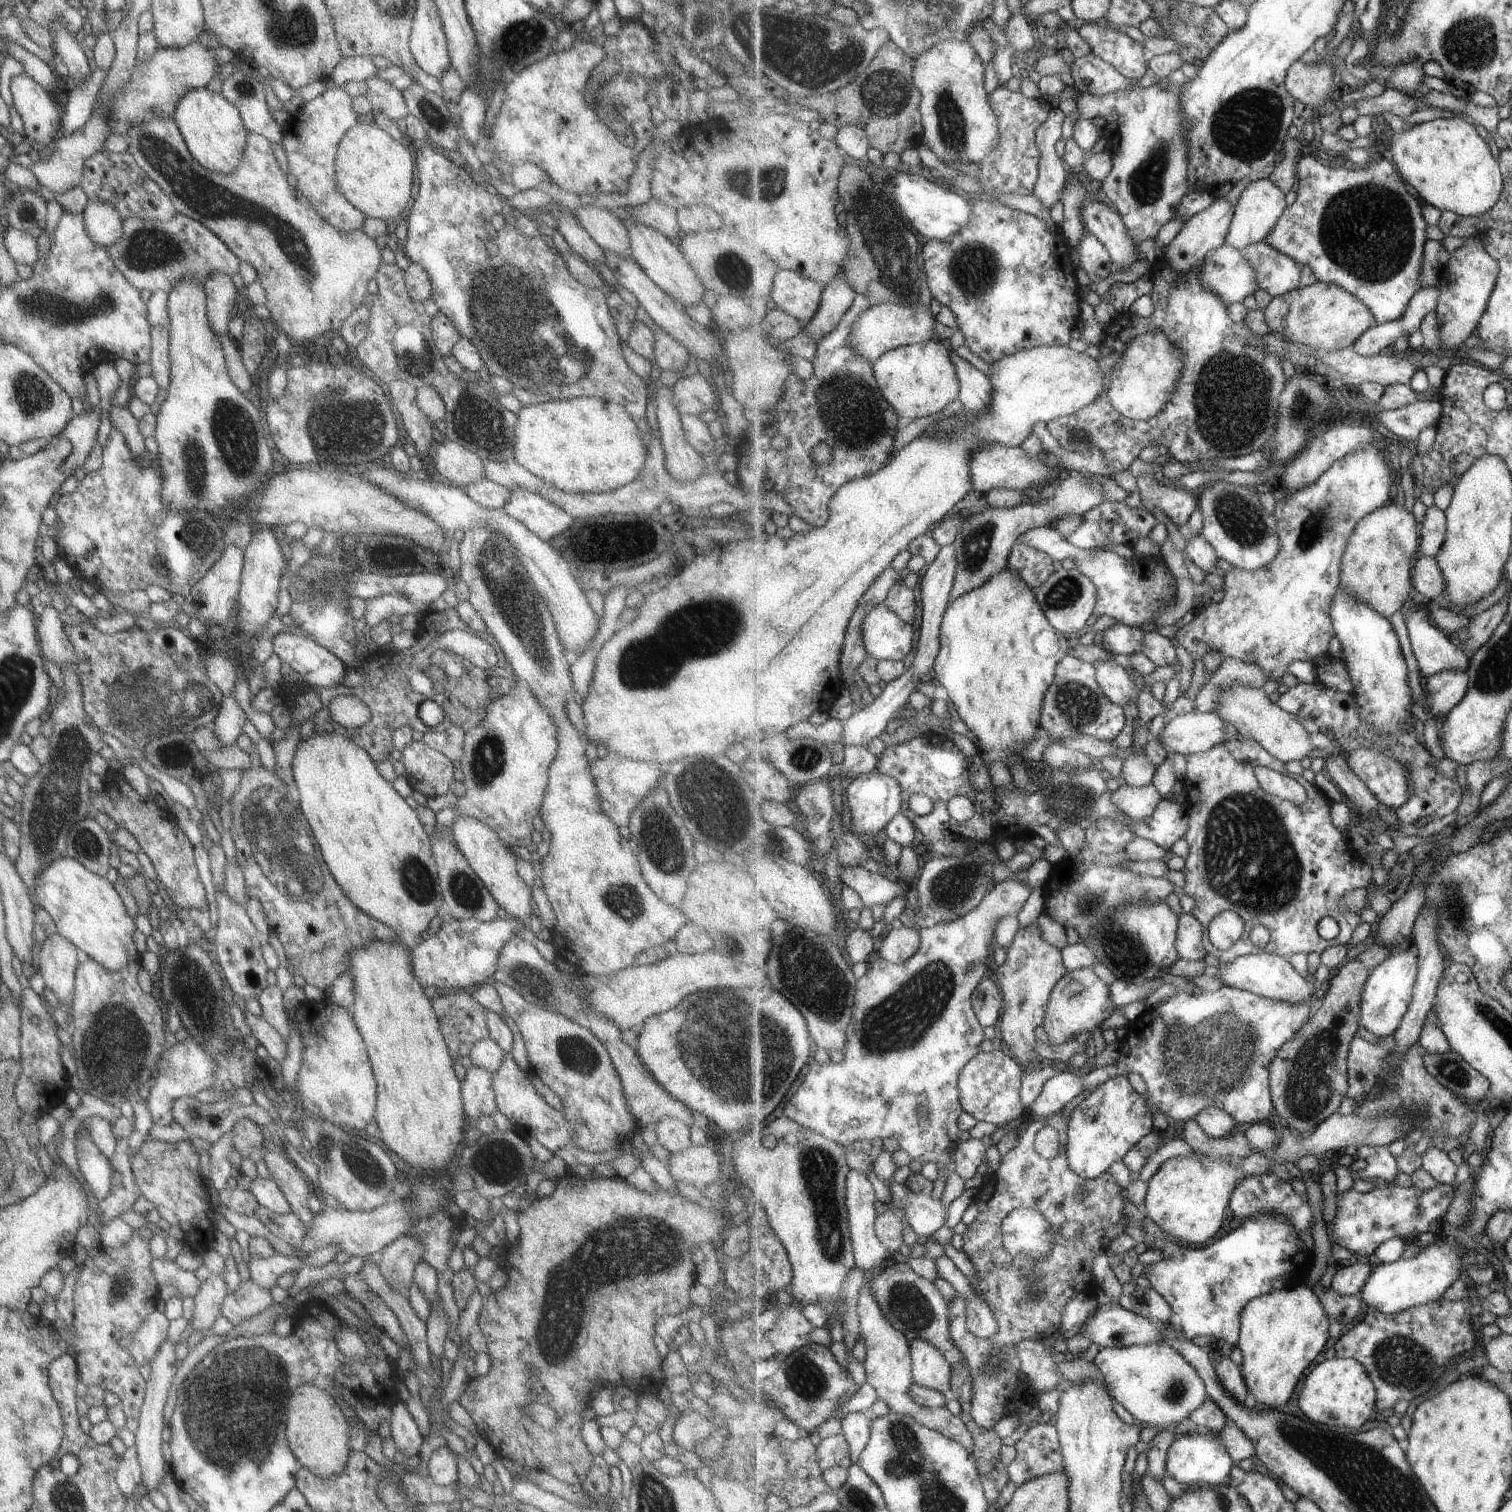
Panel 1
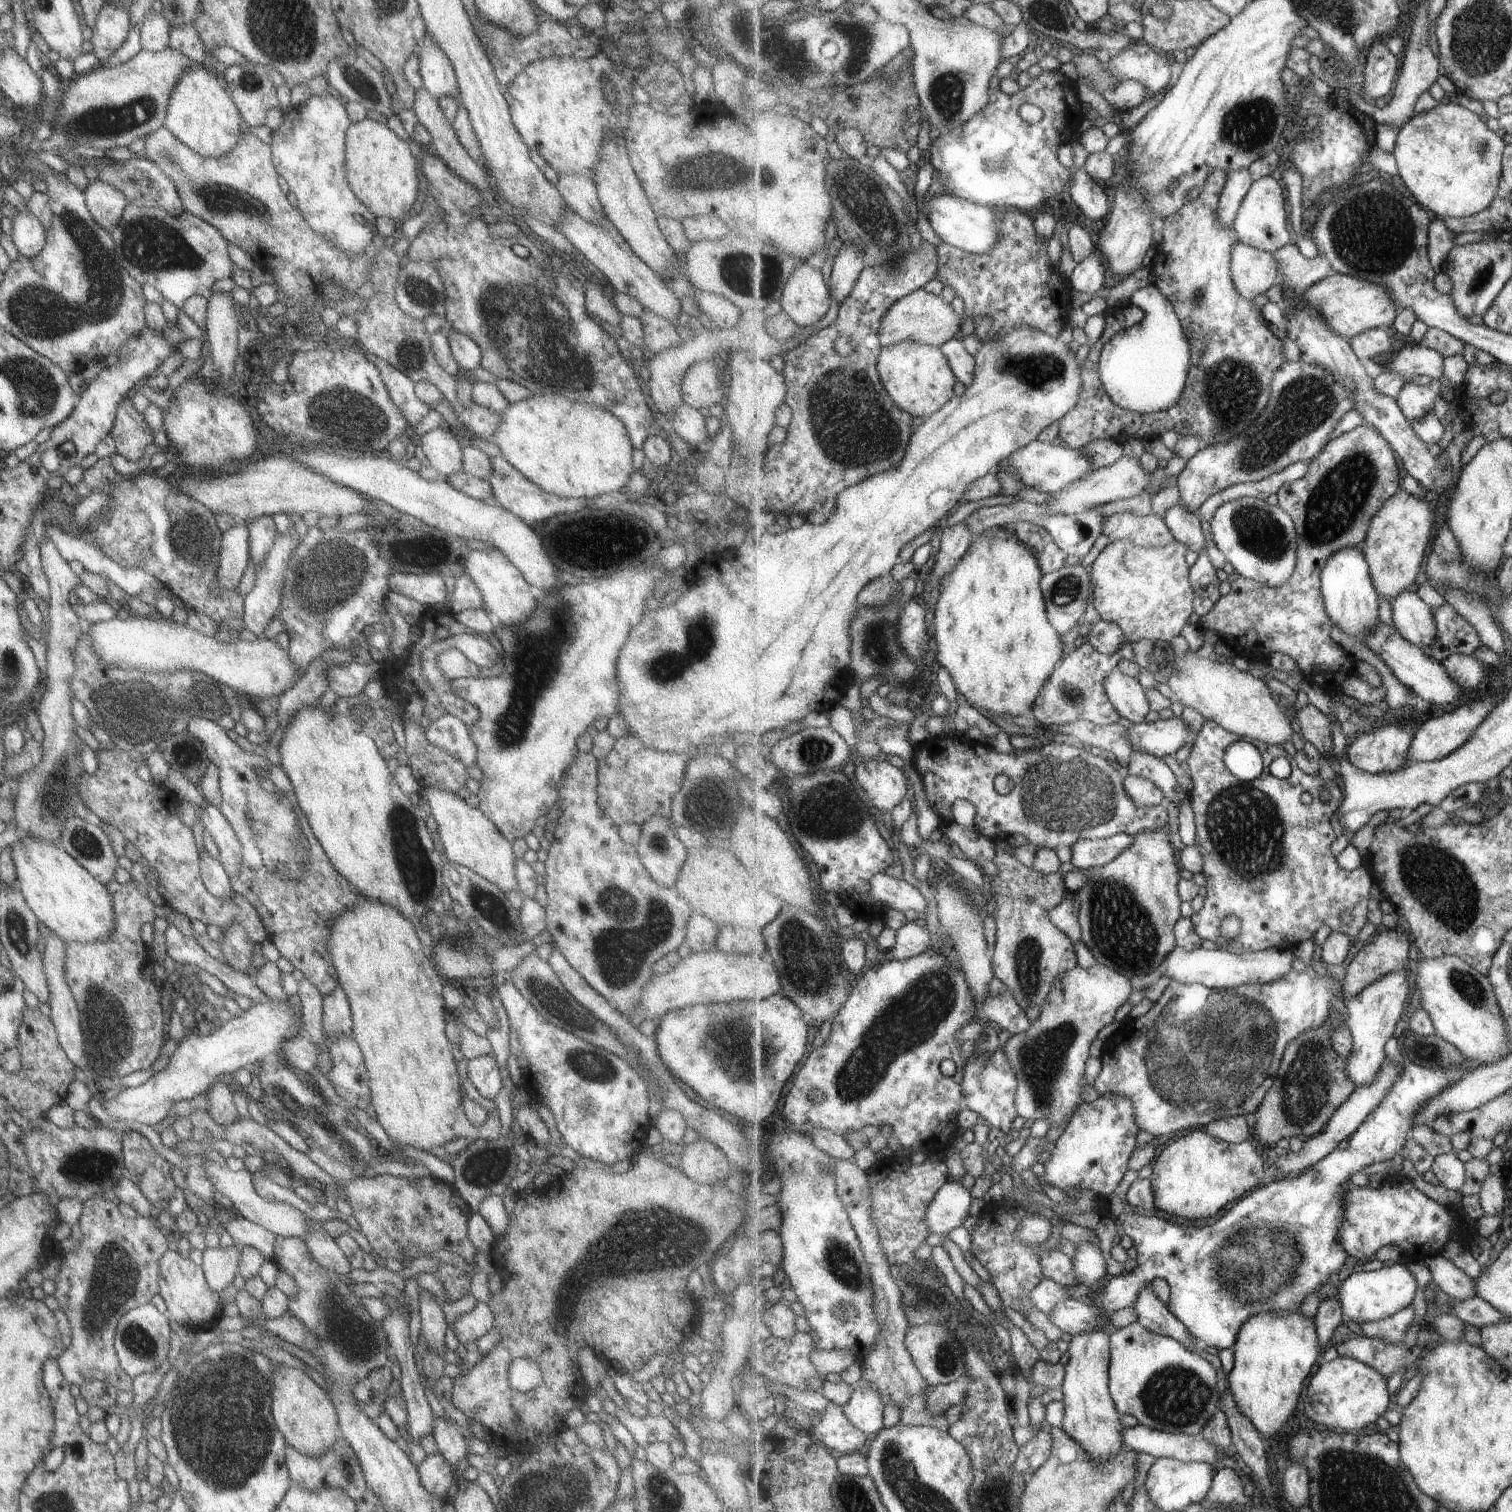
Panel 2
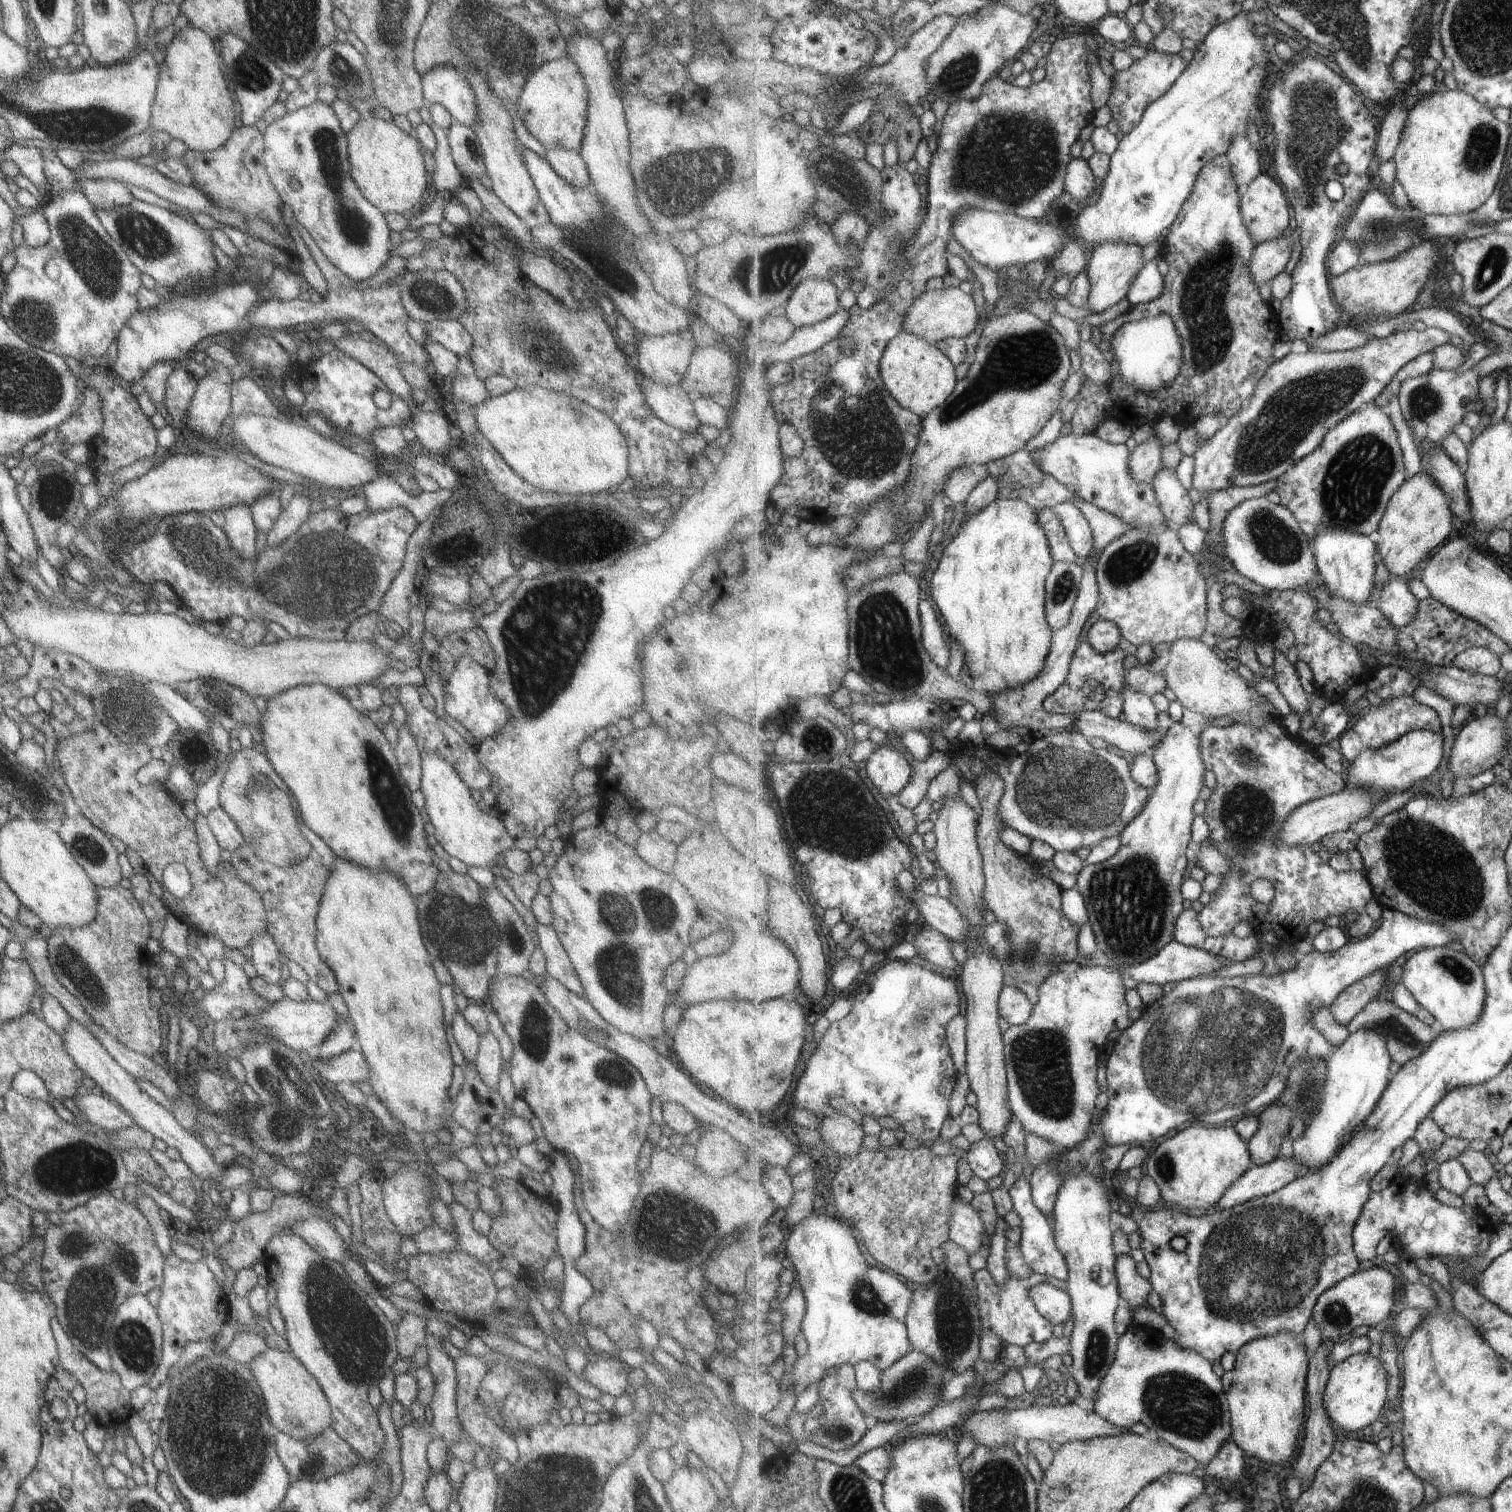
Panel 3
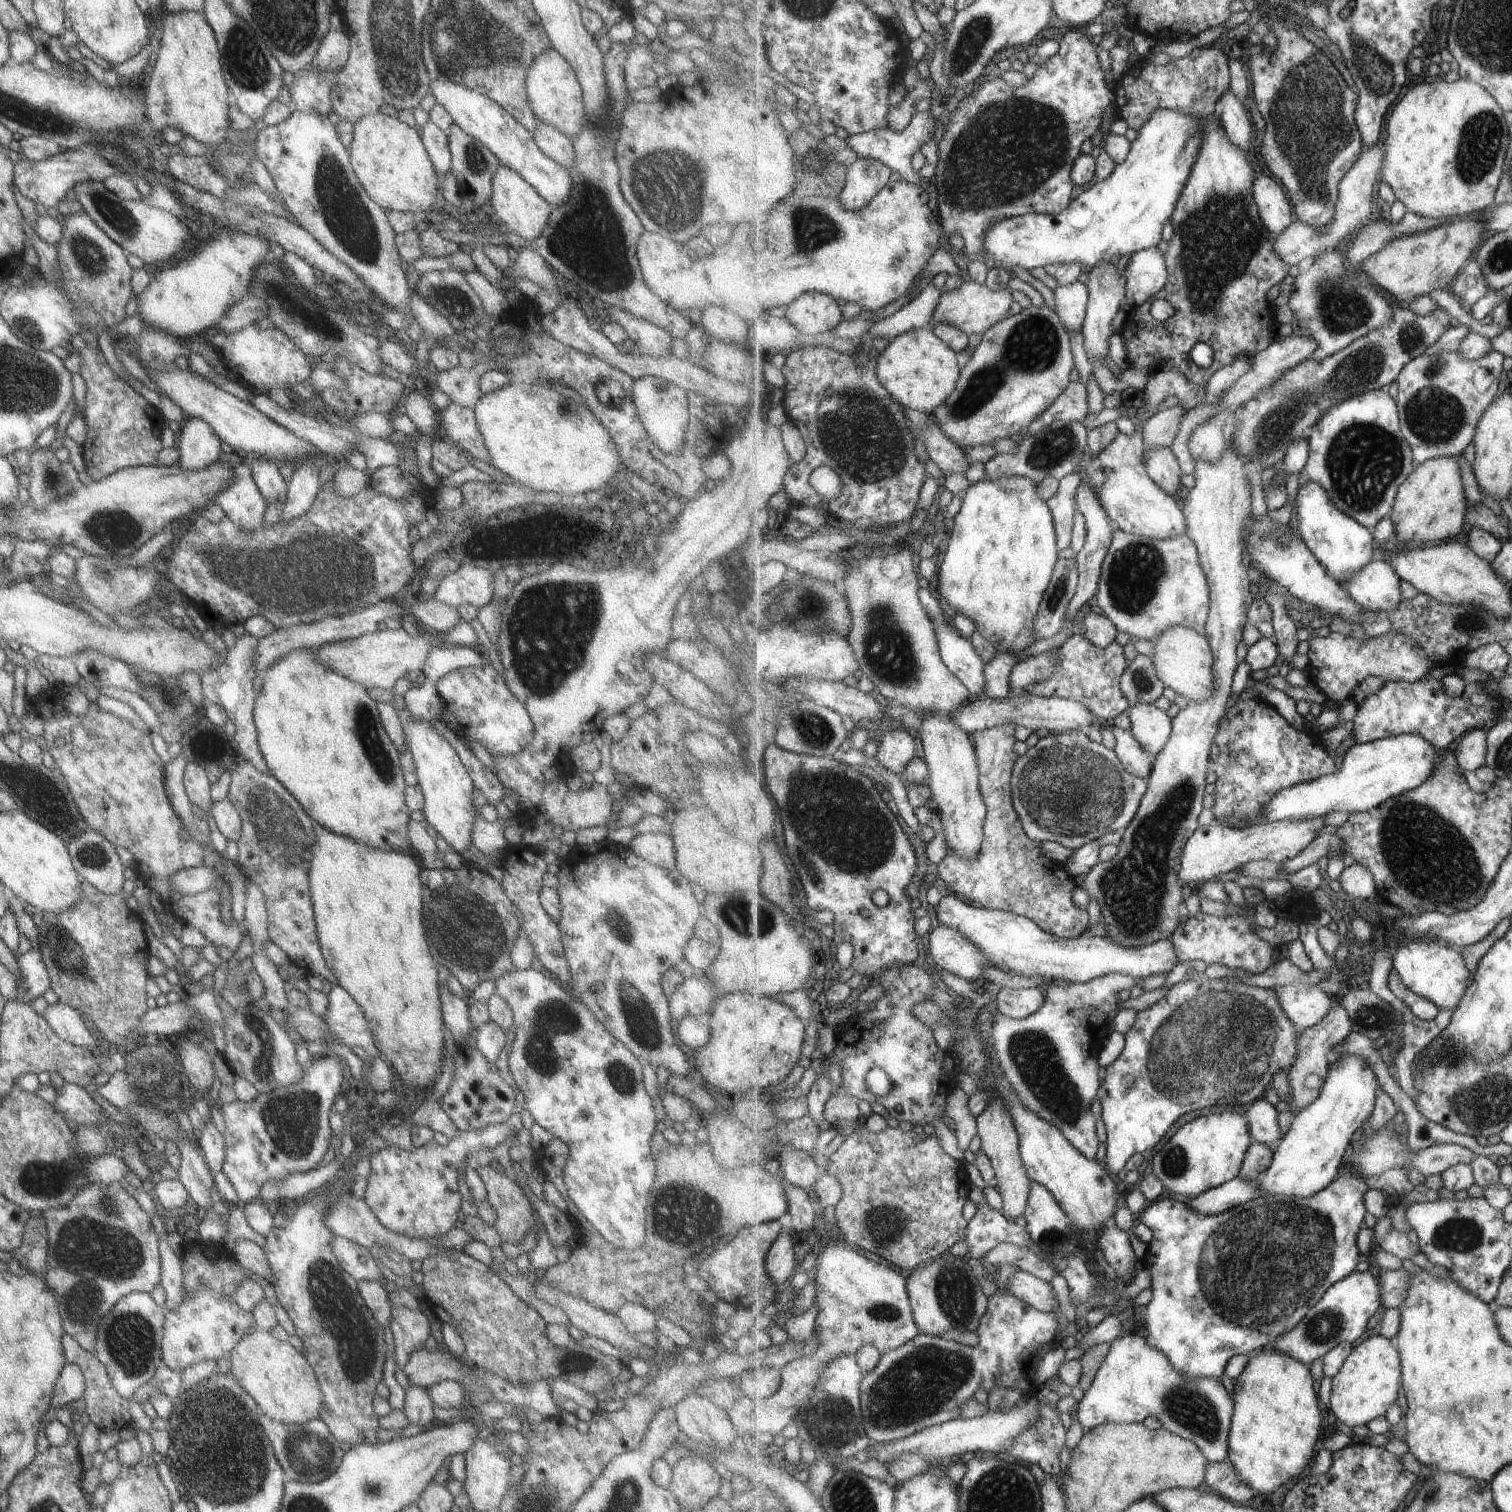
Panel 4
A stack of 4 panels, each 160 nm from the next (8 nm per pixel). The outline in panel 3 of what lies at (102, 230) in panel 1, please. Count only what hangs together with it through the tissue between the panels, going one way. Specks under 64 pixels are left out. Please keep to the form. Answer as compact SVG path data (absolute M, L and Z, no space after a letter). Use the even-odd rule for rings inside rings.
M87 179L81 181L83 196L95 209L125 206L133 200L125 183L116 180Z

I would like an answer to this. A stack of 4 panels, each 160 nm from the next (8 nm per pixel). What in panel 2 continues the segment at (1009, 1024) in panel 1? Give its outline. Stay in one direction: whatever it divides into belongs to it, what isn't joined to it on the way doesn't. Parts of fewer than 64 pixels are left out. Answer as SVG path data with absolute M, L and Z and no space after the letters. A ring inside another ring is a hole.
M1005 838L995 844L995 854L991 861L996 865L998 875L986 879L986 885L990 887L989 894L995 904L995 914L993 915L996 922L996 942L992 965L996 978L1002 980L1013 991L1025 1010L1029 1010L1035 1004L1041 1007L1048 1000L1049 993L1053 990L1053 985L1058 977L1078 966L1077 954L1075 954L1074 942L1049 918L1049 911L1059 906L1067 896L1064 876L1061 876L1060 873L1046 875L1021 864L1010 855L1010 847Z

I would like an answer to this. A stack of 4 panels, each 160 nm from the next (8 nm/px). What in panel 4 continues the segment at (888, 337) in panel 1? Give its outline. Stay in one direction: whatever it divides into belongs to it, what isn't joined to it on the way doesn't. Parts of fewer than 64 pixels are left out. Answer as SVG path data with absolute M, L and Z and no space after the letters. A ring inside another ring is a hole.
M973 281L964 282L961 288L945 291L941 295L933 318L930 318L930 321L923 327L933 330L939 323L947 323L960 328L966 335L985 332L1003 320L1003 316L1009 312L1013 301L1015 297L1010 289L992 291L985 284L977 284Z

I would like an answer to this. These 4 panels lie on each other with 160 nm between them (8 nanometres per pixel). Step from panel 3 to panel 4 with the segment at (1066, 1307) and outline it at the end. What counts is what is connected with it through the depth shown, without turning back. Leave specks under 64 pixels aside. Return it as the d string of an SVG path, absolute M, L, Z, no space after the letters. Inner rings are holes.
M1017 1268L1005 1287L1038 1311L1058 1314L1059 1300L1050 1283Z

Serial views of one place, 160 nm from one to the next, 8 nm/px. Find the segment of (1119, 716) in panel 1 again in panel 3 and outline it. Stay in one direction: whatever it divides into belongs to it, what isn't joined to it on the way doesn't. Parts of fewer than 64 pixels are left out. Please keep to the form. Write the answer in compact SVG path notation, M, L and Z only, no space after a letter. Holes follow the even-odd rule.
M1088 640L1081 643L1075 651L1067 680L1046 698L1044 707L1054 715L1073 715L1083 710L1097 710L1105 716L1119 718L1124 714L1123 692L1128 684L1126 670L1123 670L1125 658L1125 650L1115 649L1100 653Z

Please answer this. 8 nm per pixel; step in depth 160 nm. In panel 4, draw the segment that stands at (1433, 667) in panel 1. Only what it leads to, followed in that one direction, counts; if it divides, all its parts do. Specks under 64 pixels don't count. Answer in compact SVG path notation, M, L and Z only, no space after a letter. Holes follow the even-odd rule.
M1387 560L1373 561L1361 572L1339 582L1358 603L1370 611L1398 610L1405 600L1401 586L1403 579Z

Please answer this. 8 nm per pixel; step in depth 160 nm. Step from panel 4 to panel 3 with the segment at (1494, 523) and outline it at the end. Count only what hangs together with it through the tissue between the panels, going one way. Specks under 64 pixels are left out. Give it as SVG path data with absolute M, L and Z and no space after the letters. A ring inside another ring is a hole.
M1441 447L1427 449L1426 455L1420 458L1421 470L1433 477L1444 489L1448 500L1451 501L1454 514L1463 522L1474 524L1466 473L1462 471L1462 468Z

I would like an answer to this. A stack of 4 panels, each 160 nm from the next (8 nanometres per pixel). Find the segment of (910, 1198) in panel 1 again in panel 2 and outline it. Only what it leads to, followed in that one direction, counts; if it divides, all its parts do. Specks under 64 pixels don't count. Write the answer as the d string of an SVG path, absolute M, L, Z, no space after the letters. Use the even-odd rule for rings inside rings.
M953 1180L945 1183L928 1208L926 1220L931 1234L946 1235L953 1228L961 1226L969 1216L971 1202L973 1196L970 1190Z

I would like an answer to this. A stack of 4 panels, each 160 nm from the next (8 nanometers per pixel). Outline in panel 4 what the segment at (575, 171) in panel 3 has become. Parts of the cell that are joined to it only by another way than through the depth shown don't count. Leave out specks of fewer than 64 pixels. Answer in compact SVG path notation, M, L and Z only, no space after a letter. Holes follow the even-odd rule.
M535 121L531 131L537 148L560 167L568 169L574 163L574 150L570 138L544 122Z

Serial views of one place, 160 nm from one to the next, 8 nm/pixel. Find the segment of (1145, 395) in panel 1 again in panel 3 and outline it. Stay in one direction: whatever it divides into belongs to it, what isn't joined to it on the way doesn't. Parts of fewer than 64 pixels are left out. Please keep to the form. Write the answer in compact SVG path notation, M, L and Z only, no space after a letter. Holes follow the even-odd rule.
M1151 259L1146 262L1146 267L1137 275L1130 291L1128 302L1130 306L1147 304L1157 300L1164 291L1164 276L1159 272L1157 260ZM1167 314L1127 322L1115 332L1111 340L1113 340L1114 360L1109 359L1116 368L1115 378L1123 379L1129 385L1140 388L1144 393L1169 386L1180 373L1184 361L1183 341L1178 328Z

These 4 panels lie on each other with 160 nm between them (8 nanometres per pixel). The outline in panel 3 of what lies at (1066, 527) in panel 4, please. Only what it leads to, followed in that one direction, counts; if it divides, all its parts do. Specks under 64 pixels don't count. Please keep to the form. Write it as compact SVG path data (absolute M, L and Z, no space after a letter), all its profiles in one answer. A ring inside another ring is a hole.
M1043 509L1040 514L1040 524L1043 525L1049 539L1049 546L1056 561L1074 563L1077 554L1070 545L1069 537L1063 528L1062 520L1051 510Z

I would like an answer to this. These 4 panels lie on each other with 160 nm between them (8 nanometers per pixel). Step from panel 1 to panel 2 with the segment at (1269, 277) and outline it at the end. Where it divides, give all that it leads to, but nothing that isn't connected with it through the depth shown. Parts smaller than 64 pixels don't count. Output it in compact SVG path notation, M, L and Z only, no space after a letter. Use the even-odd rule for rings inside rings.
M1288 244L1285 248L1275 251L1273 256L1278 262L1277 283L1294 293L1335 273L1330 260L1321 255L1307 259L1294 244Z

